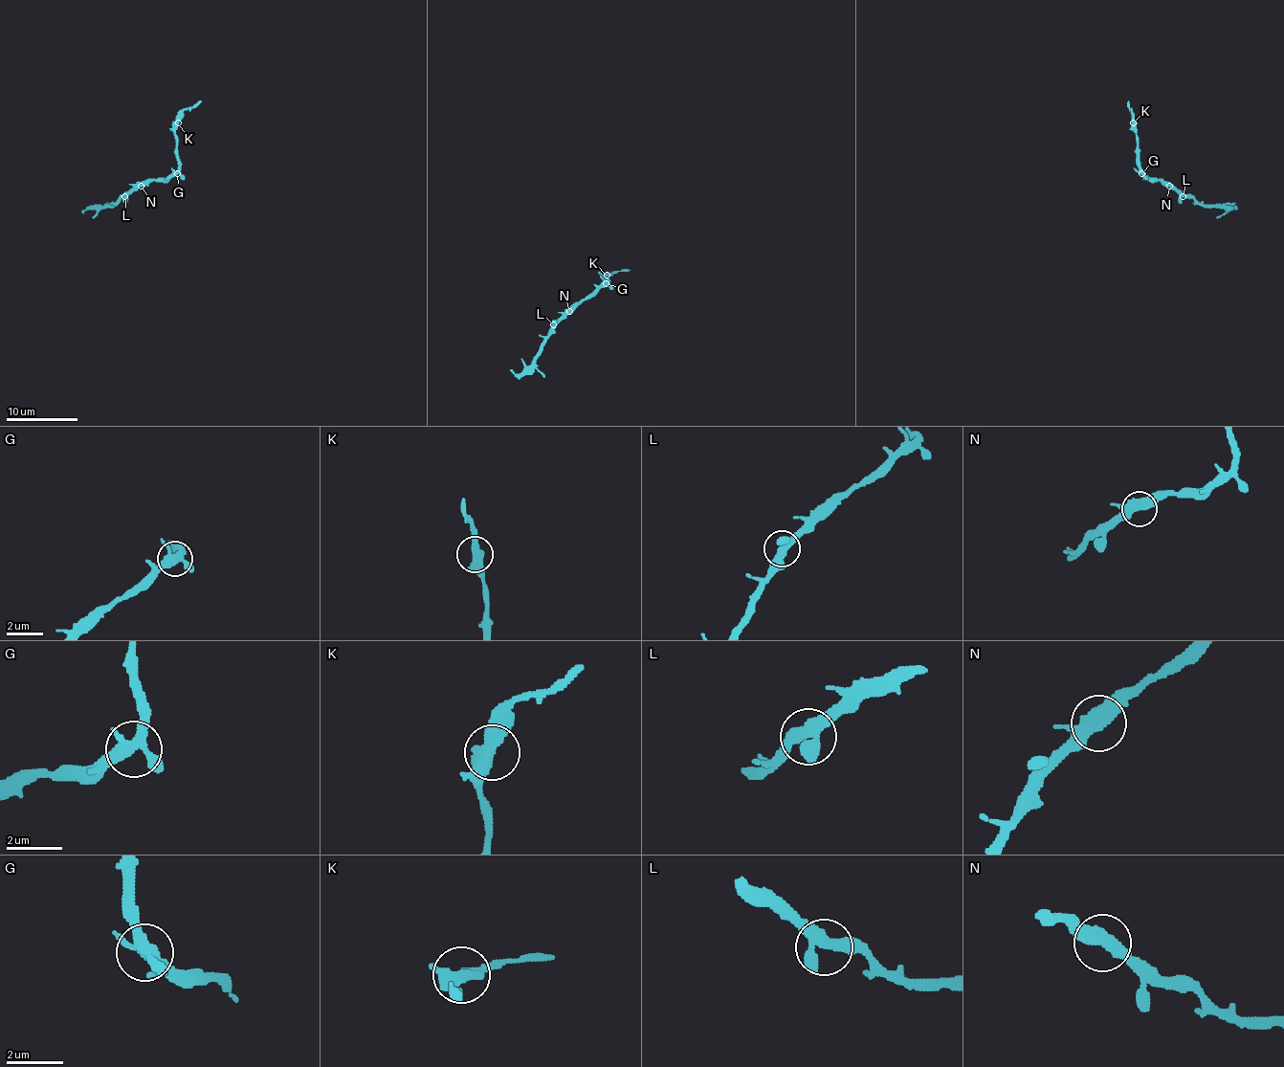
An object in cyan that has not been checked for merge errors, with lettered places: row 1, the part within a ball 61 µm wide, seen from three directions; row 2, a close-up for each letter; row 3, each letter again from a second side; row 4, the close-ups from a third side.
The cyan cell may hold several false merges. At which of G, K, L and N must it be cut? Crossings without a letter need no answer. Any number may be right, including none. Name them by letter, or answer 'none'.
none

